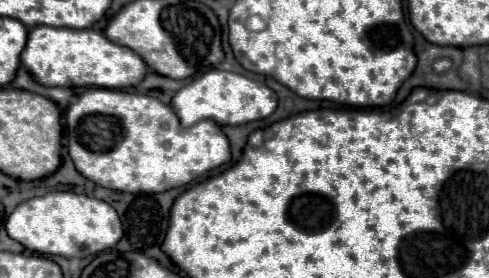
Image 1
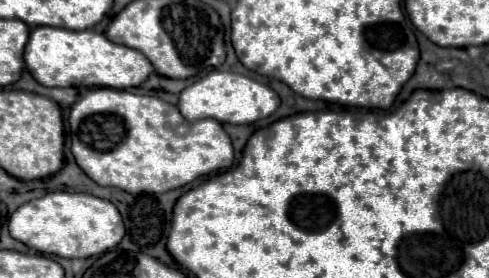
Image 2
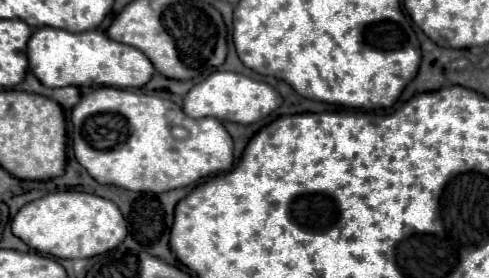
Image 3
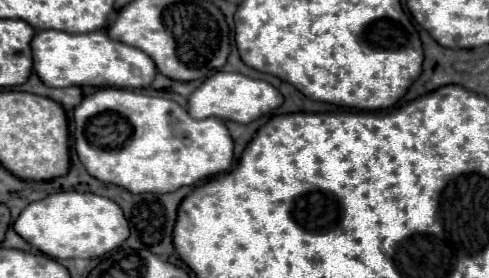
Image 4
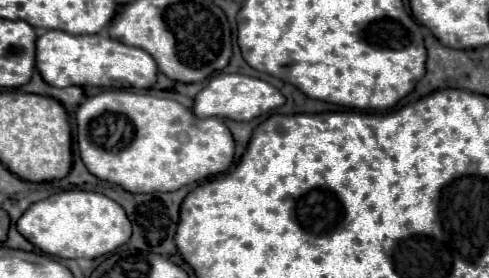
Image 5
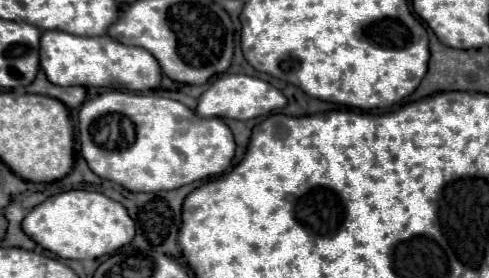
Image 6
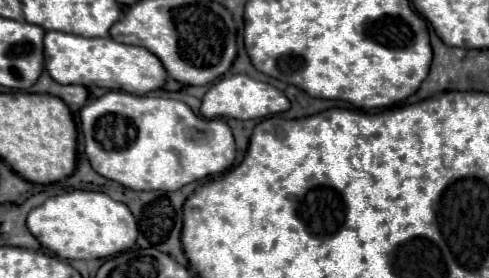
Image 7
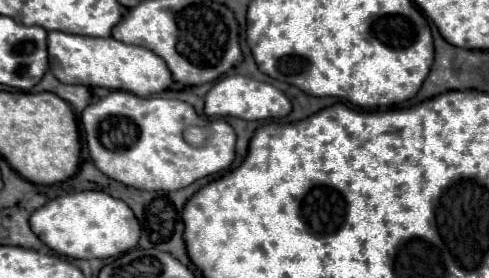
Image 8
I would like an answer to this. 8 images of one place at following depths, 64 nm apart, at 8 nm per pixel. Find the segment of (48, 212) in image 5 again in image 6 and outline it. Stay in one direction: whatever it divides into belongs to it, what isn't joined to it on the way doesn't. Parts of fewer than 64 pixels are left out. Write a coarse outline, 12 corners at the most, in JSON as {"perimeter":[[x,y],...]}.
{"perimeter":[[68,190],[22,230],[60,258],[100,258],[134,238],[120,202]]}

